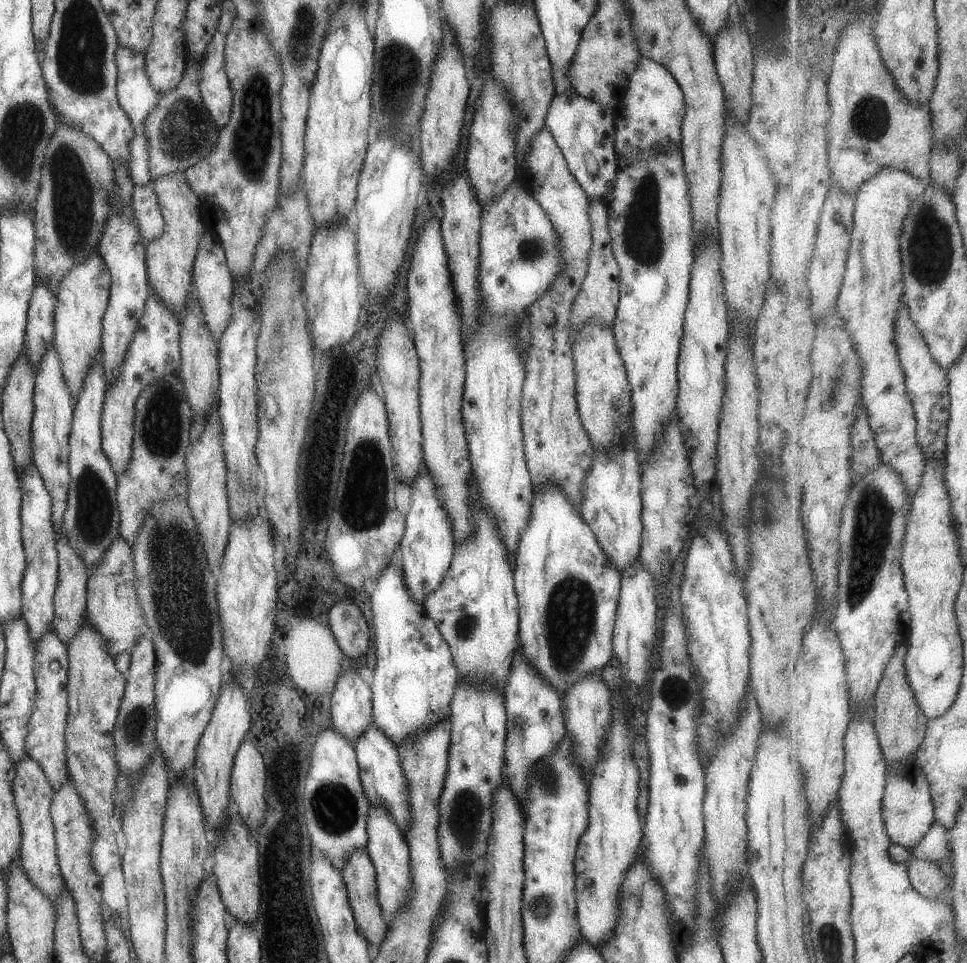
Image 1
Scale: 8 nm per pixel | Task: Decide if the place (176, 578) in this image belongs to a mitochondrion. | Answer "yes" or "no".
yes

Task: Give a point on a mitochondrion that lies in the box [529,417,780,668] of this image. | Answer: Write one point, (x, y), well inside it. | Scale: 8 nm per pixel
(767, 510)

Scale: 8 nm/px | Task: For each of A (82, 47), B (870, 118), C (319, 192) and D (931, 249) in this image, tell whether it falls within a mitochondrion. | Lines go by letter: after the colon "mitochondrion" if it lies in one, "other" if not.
A: mitochondrion
B: mitochondrion
C: other
D: mitochondrion

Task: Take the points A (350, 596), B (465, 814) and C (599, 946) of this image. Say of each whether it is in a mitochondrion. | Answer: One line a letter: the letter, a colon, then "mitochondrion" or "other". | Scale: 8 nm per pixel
A: other
B: mitochondrion
C: other

